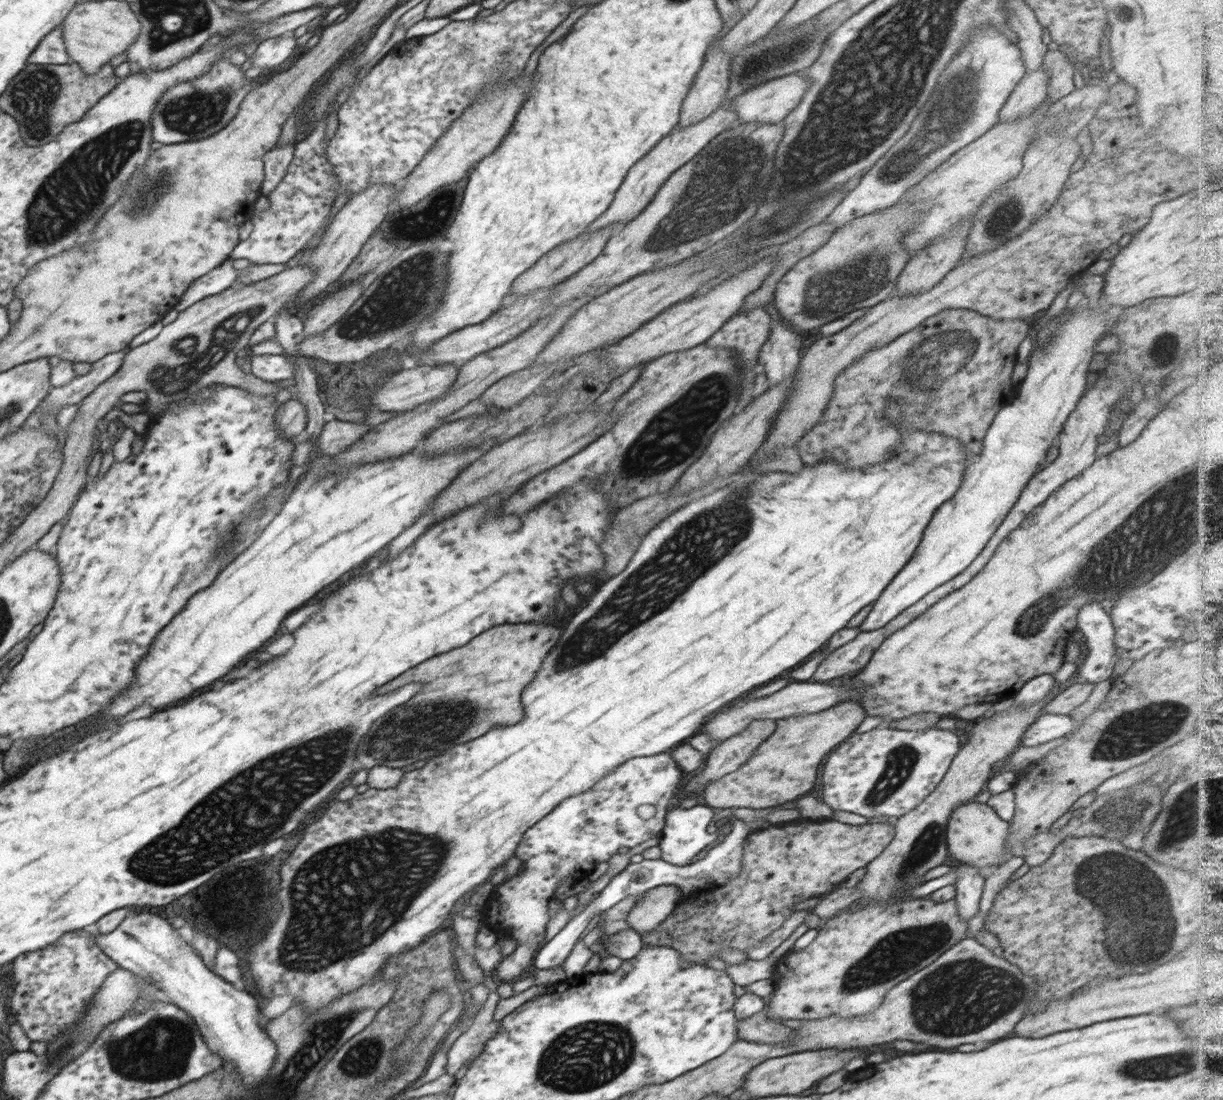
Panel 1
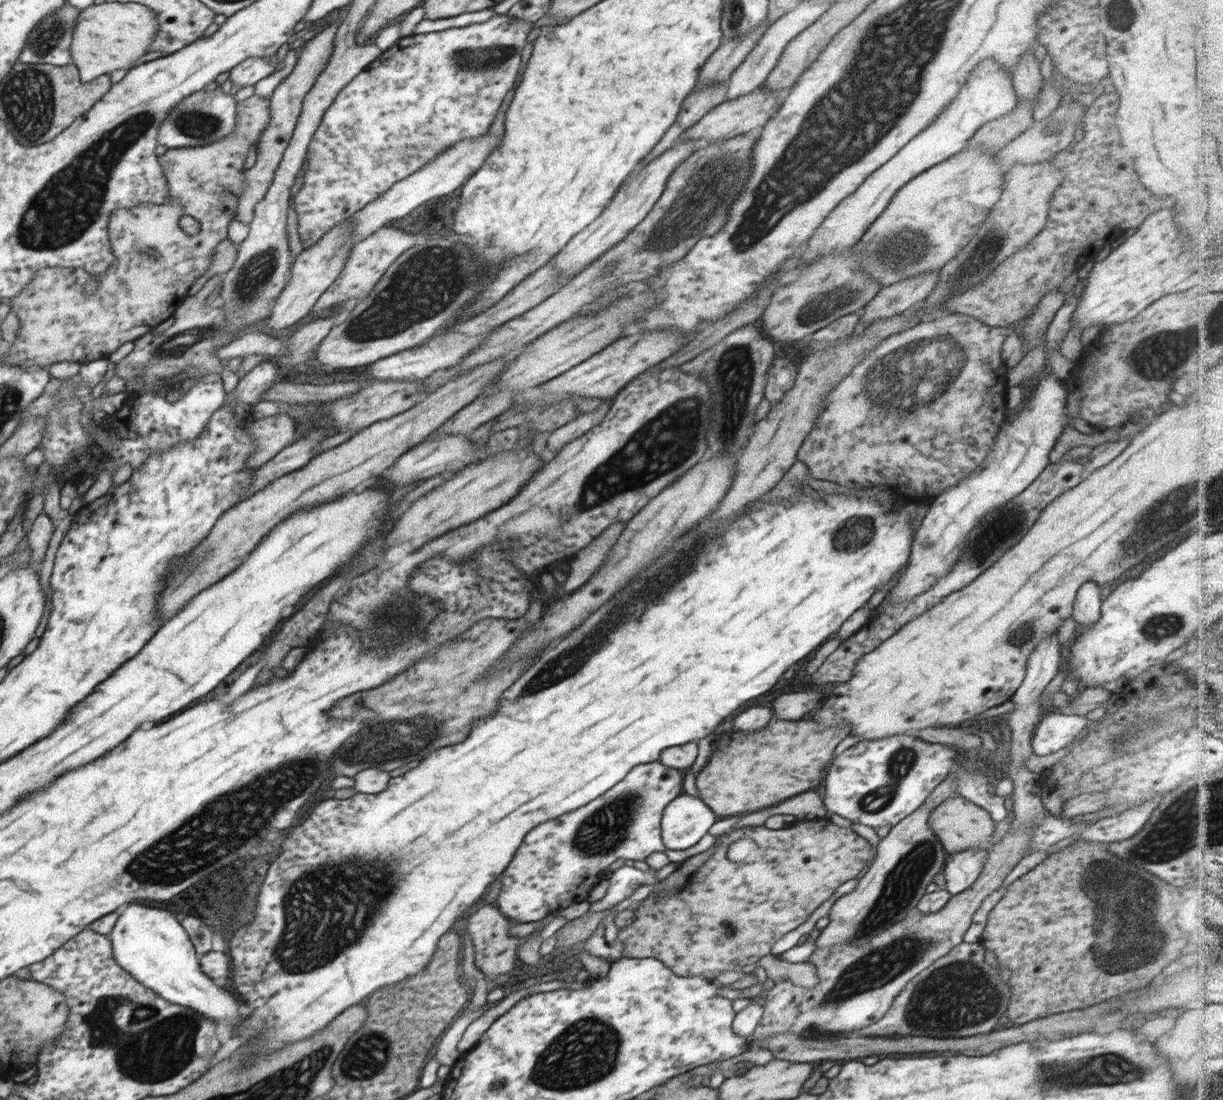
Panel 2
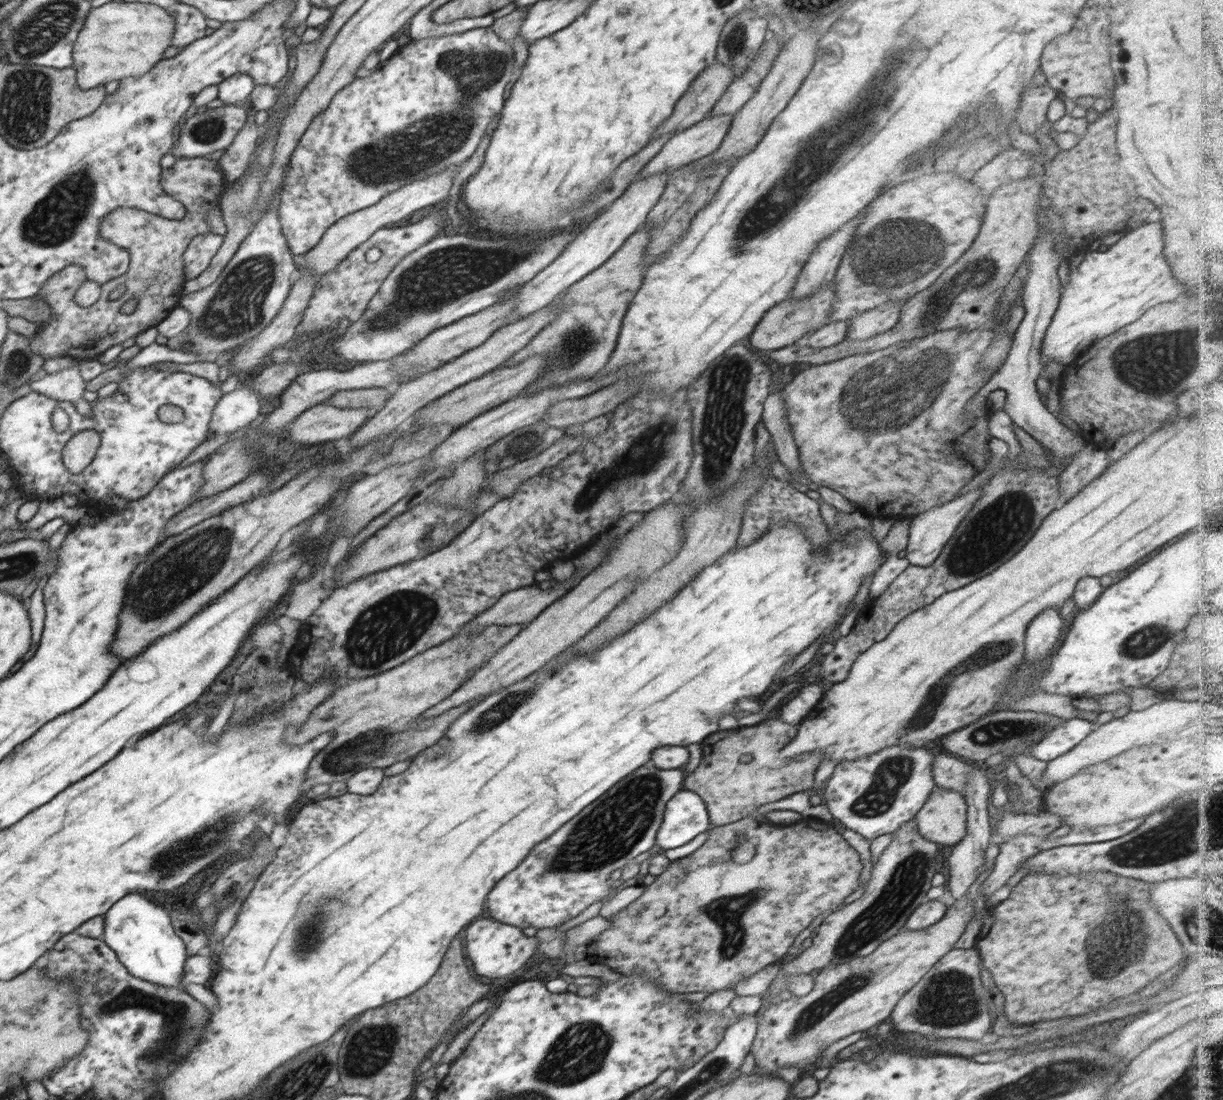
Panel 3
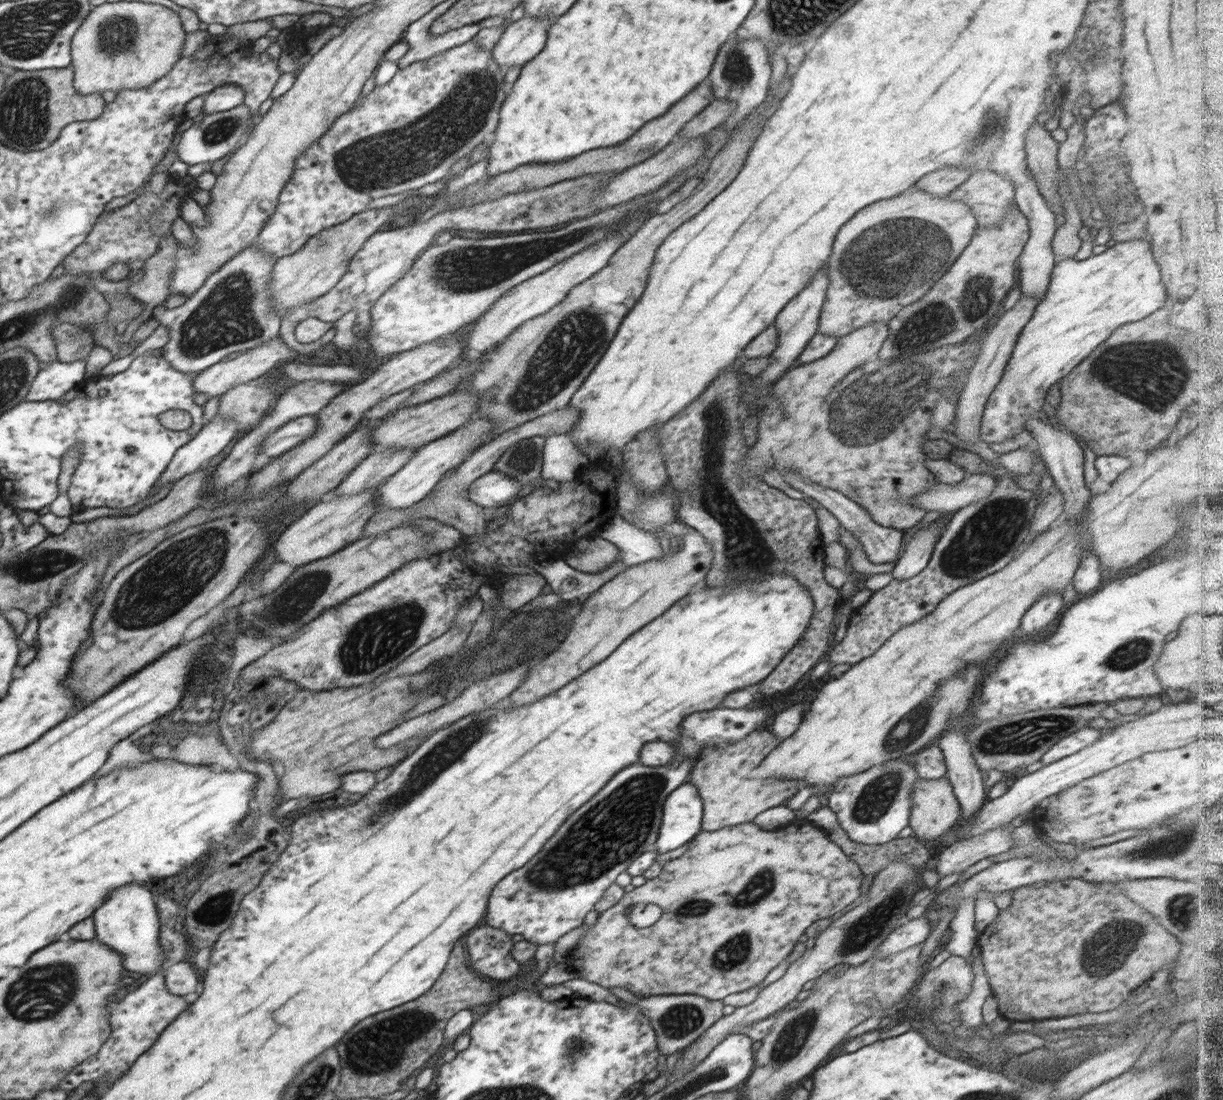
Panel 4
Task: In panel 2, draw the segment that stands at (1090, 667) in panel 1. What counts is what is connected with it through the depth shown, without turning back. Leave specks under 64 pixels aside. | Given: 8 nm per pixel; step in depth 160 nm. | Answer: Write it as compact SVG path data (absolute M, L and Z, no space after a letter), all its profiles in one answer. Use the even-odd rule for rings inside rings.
M1094 582L1082 584L1073 602L1073 618L1080 629L1090 628L1100 620L1100 602L1100 588Z

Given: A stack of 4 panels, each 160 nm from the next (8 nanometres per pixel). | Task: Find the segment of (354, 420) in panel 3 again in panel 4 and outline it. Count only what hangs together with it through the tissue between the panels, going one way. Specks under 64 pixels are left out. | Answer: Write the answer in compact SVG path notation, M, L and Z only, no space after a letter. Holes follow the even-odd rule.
M317 415L296 418L283 424L276 432L262 439L258 462L267 461L288 452L314 434Z

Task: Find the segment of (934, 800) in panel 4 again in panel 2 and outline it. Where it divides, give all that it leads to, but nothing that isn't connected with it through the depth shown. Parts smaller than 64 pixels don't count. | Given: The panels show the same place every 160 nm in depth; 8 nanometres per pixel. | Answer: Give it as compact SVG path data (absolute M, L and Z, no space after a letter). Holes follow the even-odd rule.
M960 795L944 800L936 807L927 820L932 832L948 852L959 853L968 849L990 849L994 822L987 810L976 806Z

